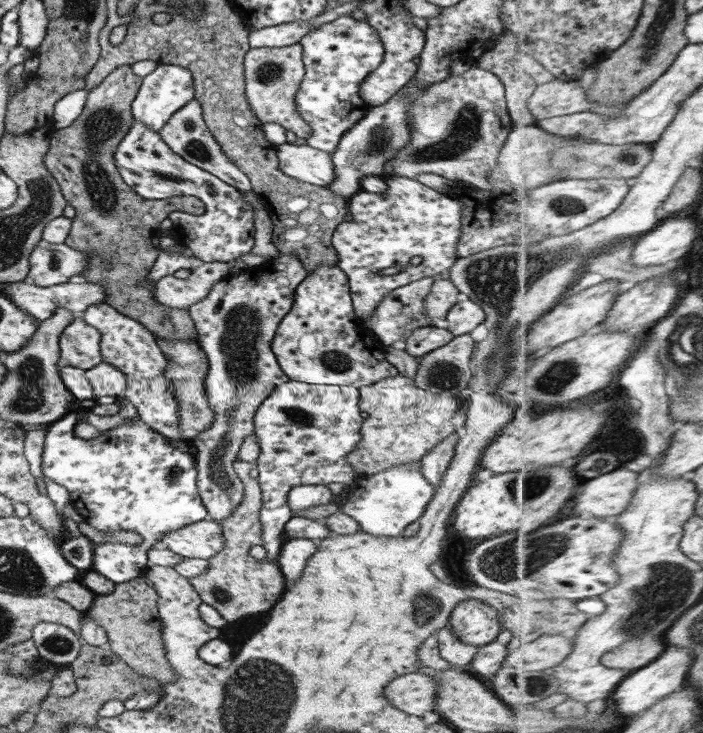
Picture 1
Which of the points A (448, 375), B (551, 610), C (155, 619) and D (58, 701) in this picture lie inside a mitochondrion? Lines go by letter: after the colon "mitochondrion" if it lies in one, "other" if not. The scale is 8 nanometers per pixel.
A: mitochondrion
B: other
C: other
D: other

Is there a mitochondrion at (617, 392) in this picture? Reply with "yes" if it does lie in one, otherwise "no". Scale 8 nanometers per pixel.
no

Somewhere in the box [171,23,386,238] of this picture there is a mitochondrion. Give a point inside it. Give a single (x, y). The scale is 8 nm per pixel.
(195, 147)

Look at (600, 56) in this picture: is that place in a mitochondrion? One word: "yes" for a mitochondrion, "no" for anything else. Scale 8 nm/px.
no

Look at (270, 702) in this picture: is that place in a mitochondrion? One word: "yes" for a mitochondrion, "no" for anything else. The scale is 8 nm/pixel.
yes

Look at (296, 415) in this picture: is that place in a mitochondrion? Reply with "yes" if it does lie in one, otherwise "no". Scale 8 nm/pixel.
yes

